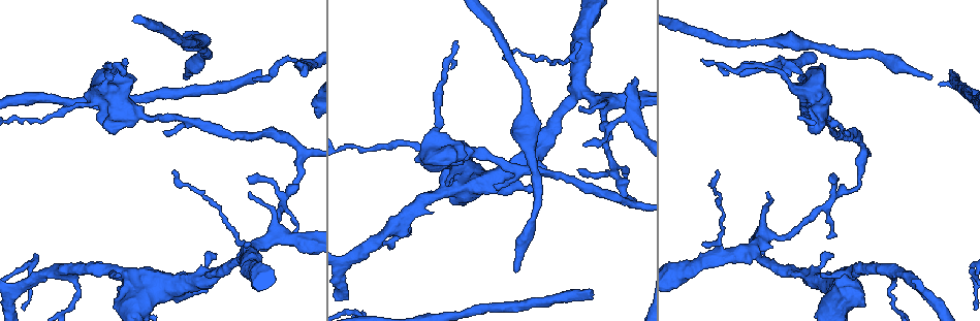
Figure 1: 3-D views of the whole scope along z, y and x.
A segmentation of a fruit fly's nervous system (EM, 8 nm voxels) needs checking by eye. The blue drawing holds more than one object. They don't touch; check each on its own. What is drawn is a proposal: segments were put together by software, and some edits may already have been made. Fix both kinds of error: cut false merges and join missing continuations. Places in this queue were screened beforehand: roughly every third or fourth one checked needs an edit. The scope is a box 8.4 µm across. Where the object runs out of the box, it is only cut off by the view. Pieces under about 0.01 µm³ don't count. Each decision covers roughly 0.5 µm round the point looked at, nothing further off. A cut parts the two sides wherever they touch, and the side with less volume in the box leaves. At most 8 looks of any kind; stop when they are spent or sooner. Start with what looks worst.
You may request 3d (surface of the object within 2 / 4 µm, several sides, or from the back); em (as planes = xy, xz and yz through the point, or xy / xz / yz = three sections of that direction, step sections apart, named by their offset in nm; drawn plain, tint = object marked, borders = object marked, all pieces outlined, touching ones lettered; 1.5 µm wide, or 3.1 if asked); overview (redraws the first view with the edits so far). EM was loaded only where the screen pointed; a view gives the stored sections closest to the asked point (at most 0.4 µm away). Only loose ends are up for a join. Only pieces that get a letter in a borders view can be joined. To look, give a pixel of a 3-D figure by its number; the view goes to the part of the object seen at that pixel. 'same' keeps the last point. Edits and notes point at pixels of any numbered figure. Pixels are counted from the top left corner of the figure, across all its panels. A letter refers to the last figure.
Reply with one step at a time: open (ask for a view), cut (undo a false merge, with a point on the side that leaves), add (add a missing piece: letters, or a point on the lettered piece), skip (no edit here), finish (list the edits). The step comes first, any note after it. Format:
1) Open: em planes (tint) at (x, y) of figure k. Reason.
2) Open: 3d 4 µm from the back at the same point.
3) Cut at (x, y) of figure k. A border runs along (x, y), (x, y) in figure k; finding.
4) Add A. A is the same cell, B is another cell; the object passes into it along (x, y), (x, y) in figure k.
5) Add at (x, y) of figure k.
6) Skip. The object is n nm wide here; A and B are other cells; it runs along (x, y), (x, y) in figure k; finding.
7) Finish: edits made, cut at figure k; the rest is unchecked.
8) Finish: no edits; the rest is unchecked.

Open: em planes (borders) at (949, 72) of figure 1. Long arm stops here.

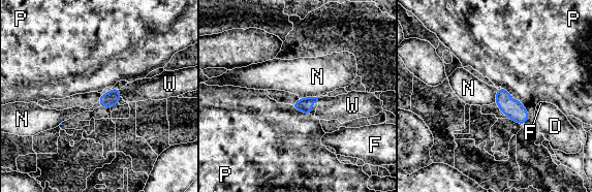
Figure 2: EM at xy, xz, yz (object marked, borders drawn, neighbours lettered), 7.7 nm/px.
Add W. W is the same cell, D, F, N and P are other cells; it goes on there.

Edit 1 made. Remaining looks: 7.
Open: overview.

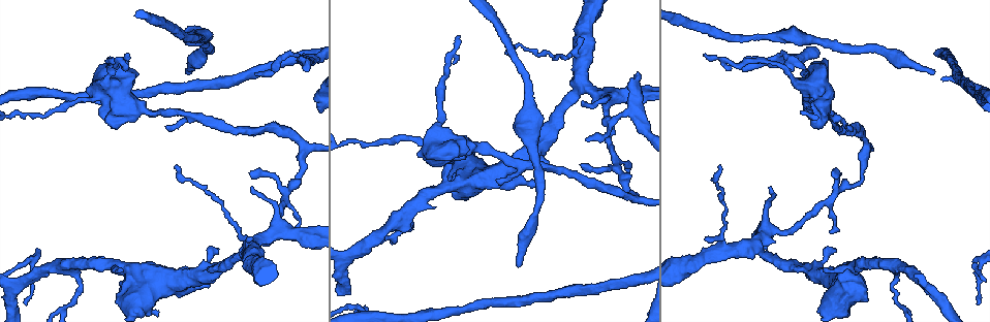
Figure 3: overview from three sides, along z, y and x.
Open: 3d 2 µm at (740, 61) of figure 3. Branch stops here.

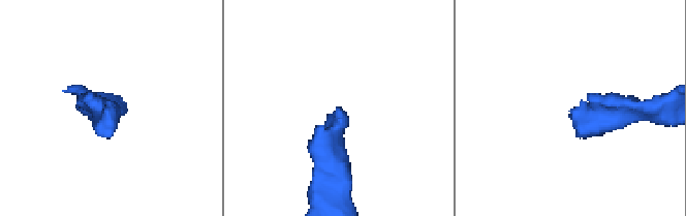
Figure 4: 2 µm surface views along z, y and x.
Open: em planes (borders) at (572, 109) of figure 4. Need the tissue.

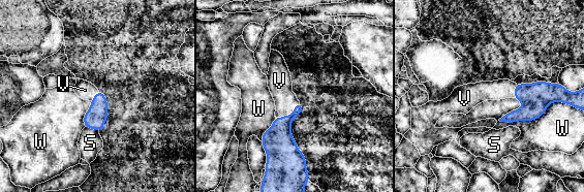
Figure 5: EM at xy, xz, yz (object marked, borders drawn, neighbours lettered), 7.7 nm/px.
Add V. V is the same cell, S and W are other cells; the object passes into it along (278, 142), (289, 115), (280, 85) in figure 5; it goes on there.

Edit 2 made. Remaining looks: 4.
Open: overview.

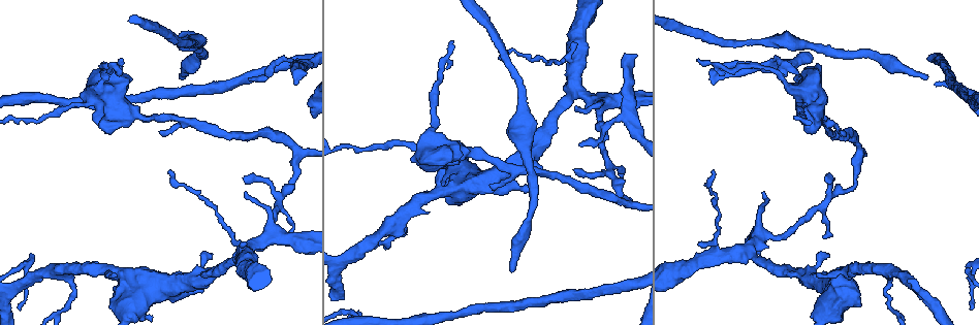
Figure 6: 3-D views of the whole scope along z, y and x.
Open: 3d 4 µm from the back at (114, 275) of figure 6. Branch stops here.

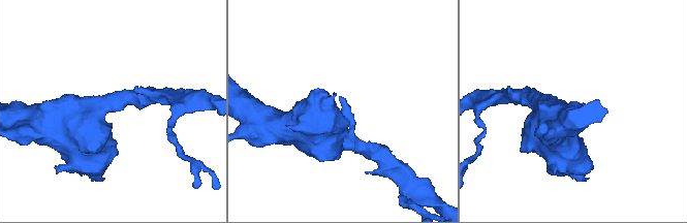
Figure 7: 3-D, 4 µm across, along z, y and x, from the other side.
Open: em planes (borders) at (340, 96) of figure 7.

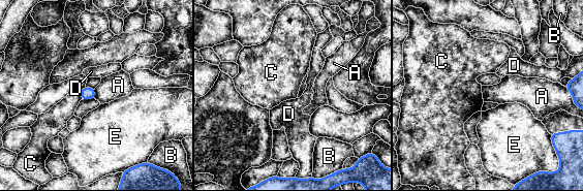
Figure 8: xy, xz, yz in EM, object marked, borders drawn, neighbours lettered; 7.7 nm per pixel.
Skip. The object is 110 nm wide here; A, B, C, D and E are other cells; a border runs along (79, 94), (82, 99) in figure 8; none of them fits.

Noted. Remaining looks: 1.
Finish: edits made, add at figure 2, add at figure 5; the rest is unchecked.

